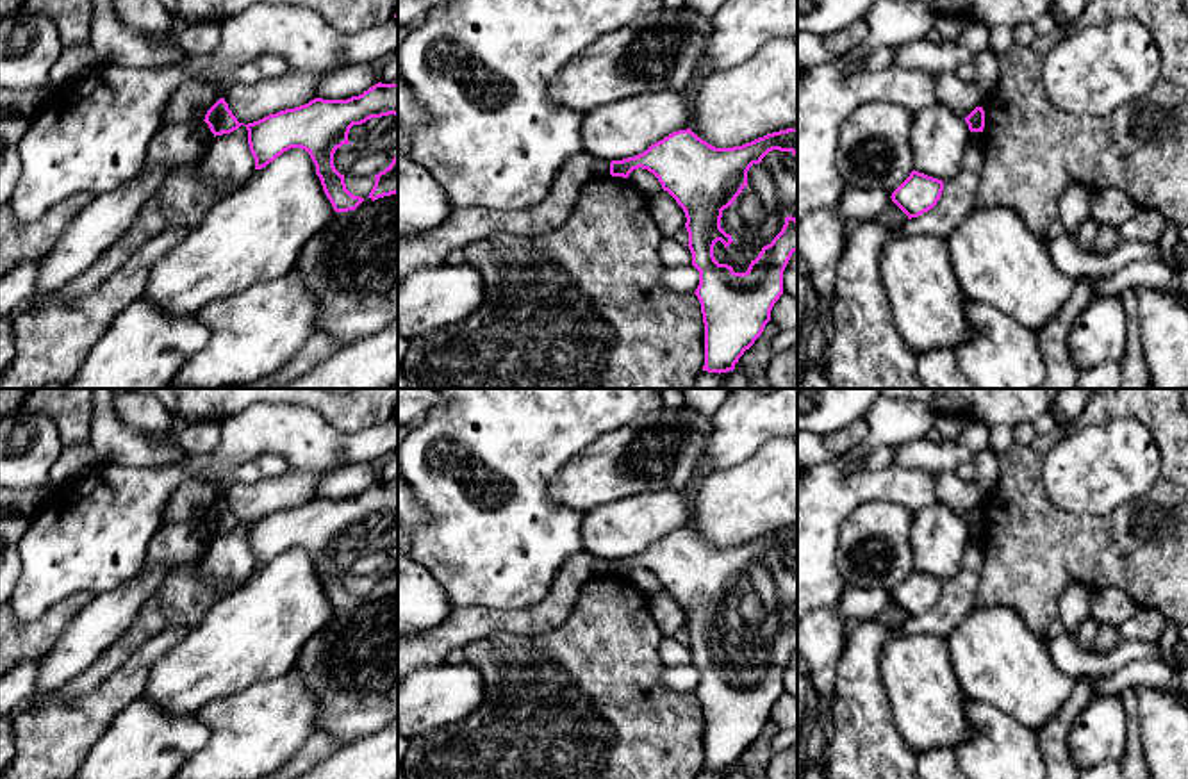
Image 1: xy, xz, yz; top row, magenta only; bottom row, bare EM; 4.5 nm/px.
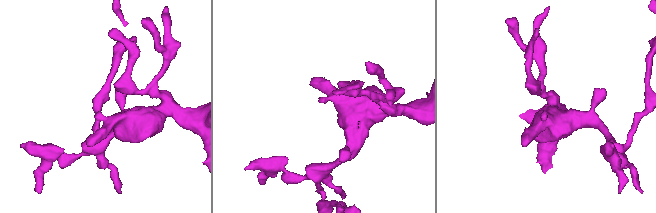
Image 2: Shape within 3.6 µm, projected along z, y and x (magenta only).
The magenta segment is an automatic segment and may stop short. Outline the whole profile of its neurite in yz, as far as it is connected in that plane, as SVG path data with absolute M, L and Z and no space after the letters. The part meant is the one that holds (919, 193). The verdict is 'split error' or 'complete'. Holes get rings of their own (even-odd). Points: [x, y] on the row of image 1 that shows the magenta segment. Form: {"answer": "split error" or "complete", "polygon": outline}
{"answer": "complete", "polygon": "M913 169L890 198L908 216L908 219L912 219L933 209L940 200L942 191L942 180Z"}

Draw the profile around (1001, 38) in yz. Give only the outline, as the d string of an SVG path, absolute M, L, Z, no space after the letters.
M1006 25L990 29L990 50L994 50L997 55L1008 52L1013 45L1013 29Z

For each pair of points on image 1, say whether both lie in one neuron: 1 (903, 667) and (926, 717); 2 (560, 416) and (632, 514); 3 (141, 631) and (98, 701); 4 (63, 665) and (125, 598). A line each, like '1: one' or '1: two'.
1: one
2: two
3: two
4: one

